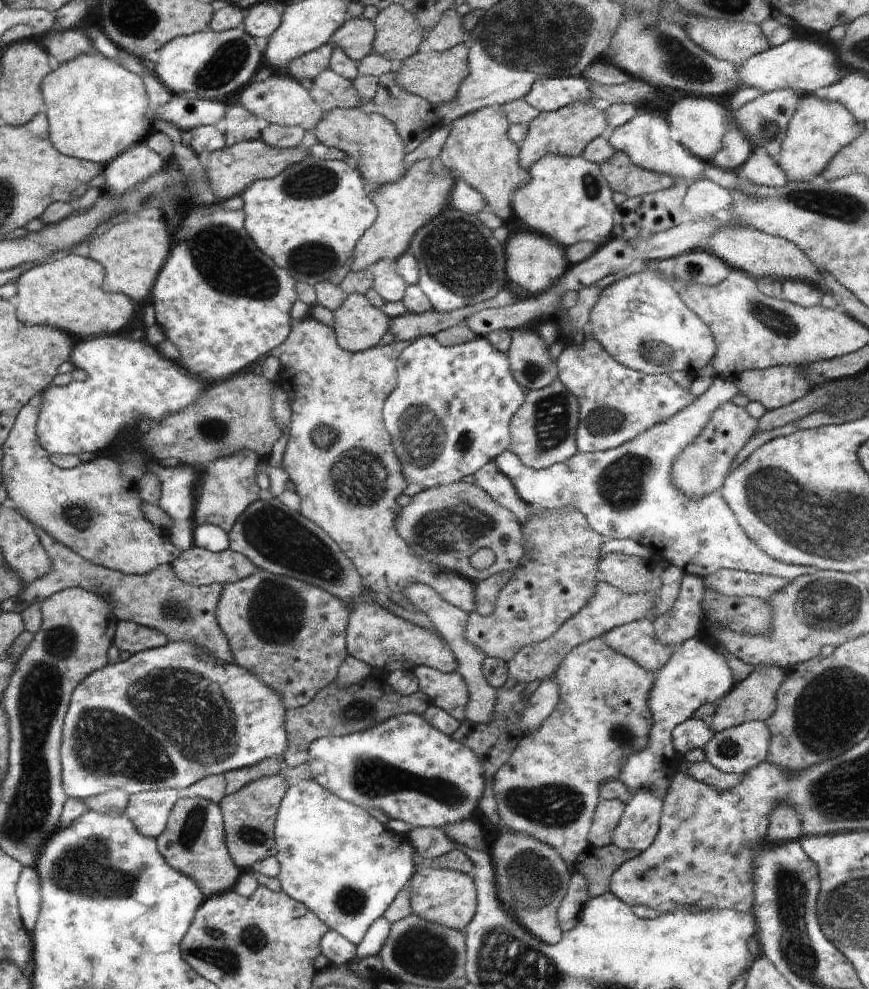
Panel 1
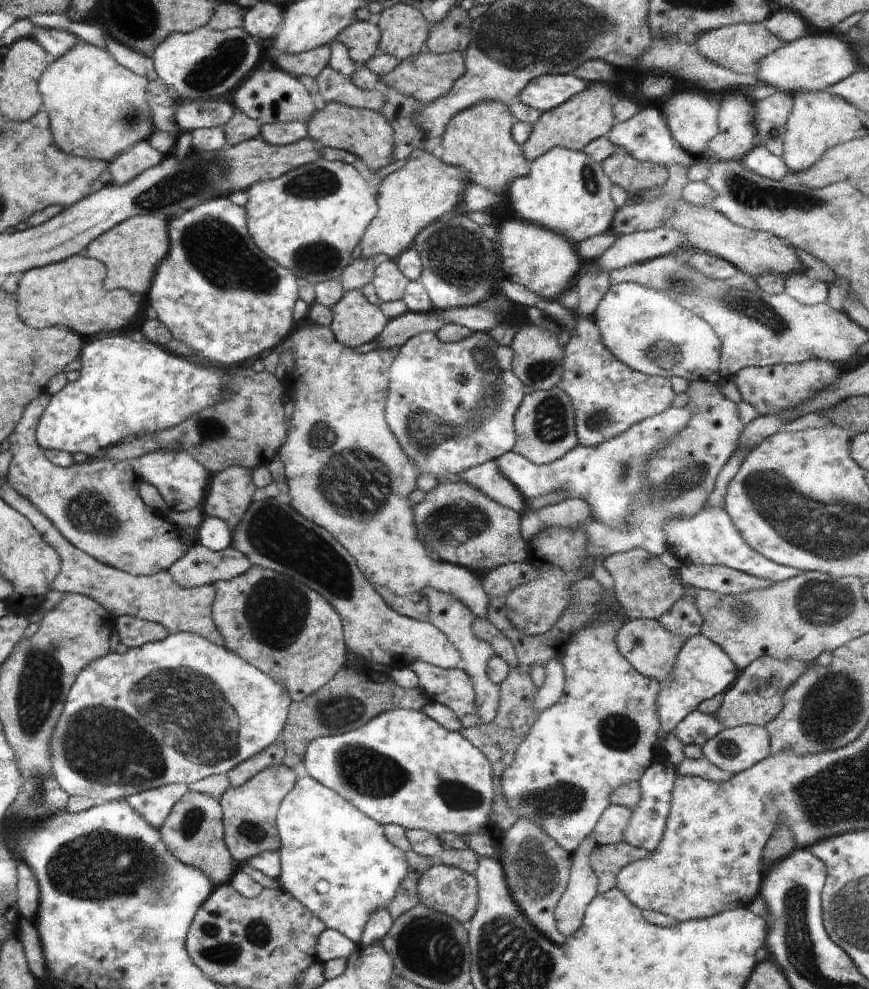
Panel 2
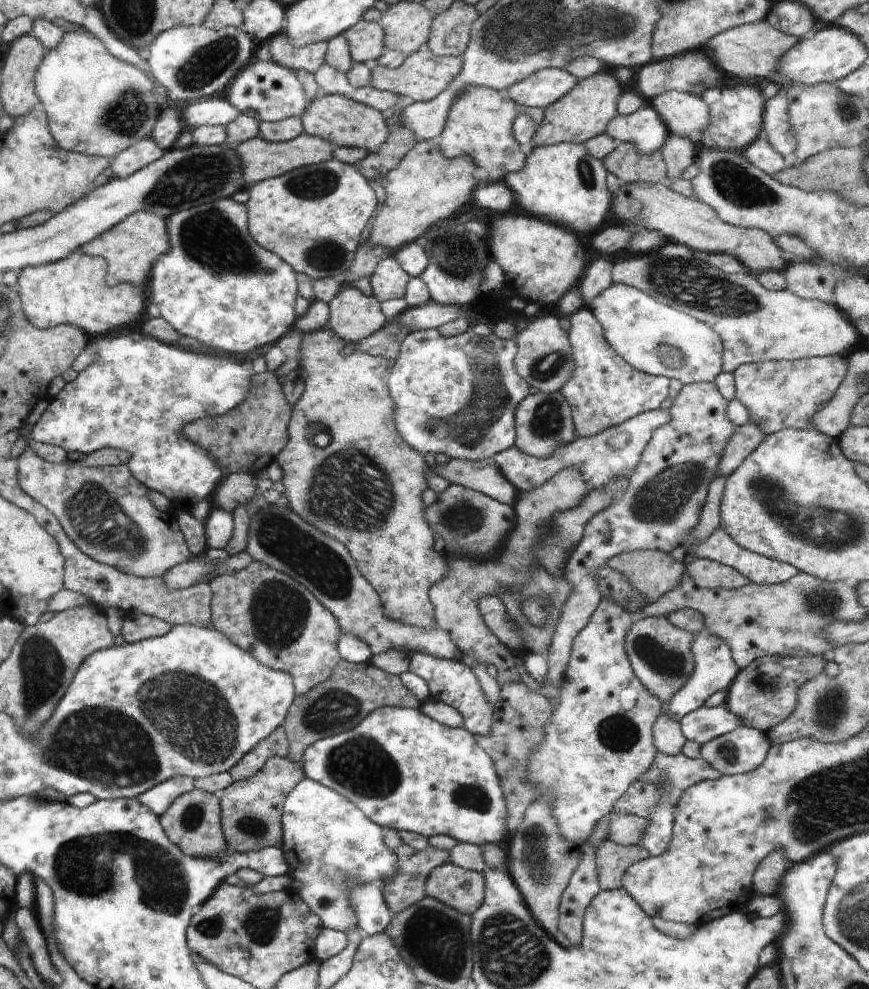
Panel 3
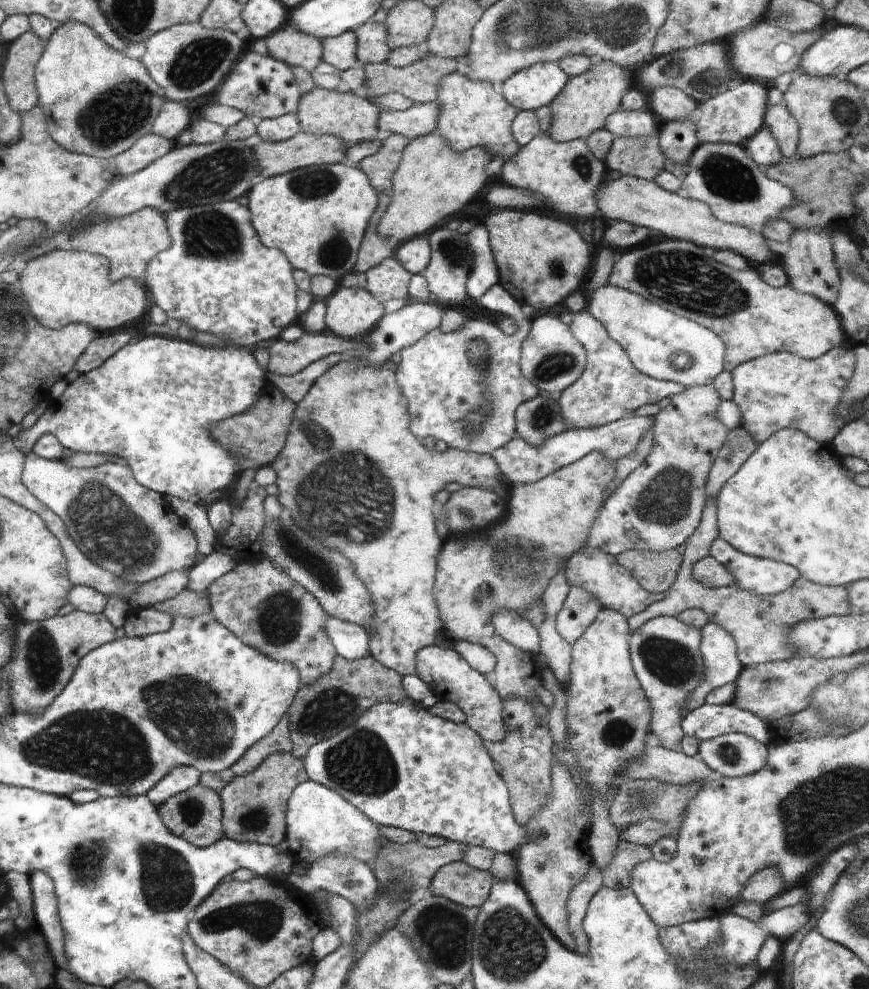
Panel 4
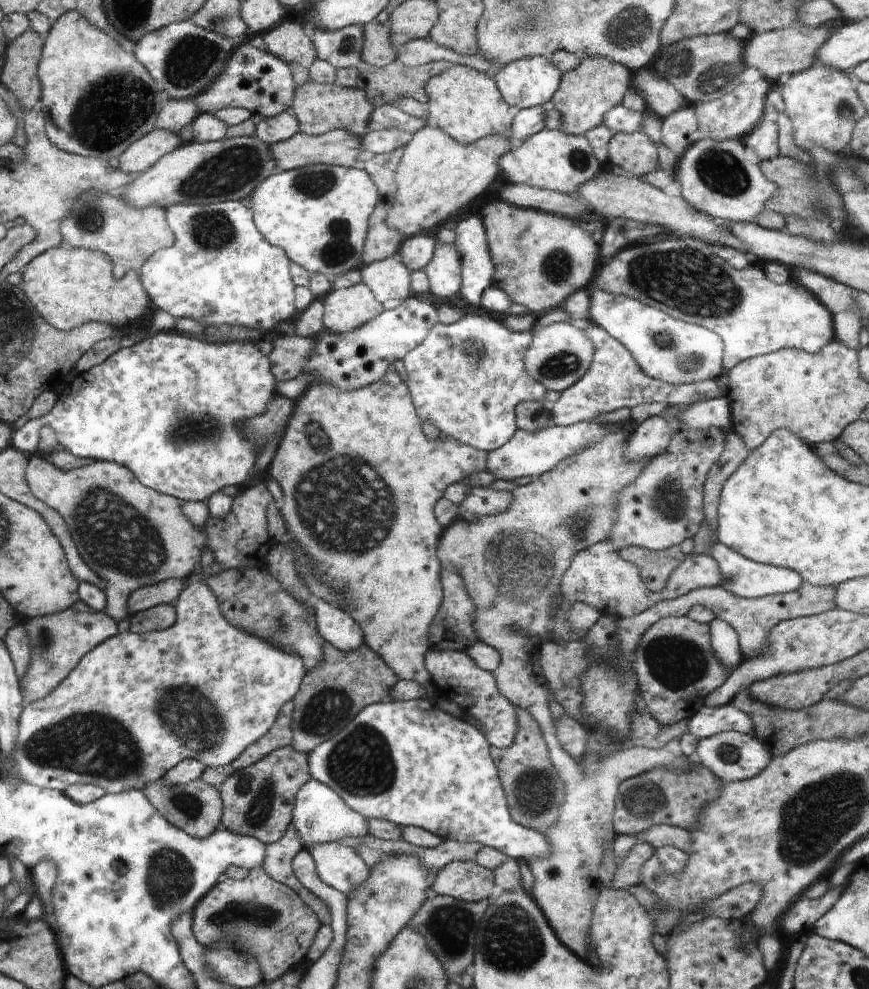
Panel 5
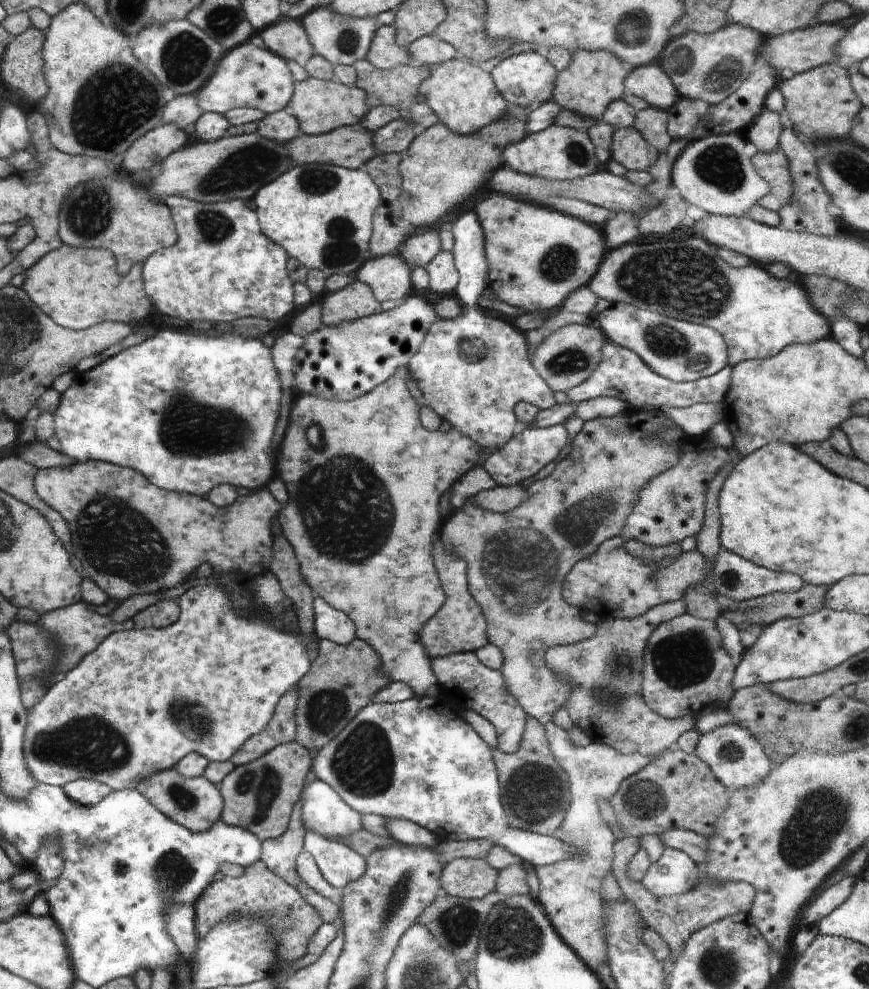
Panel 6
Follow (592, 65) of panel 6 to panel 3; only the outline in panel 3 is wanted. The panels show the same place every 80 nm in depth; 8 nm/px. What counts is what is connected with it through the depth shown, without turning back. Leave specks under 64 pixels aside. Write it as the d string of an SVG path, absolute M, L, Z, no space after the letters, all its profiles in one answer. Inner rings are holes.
M608 68L579 80L566 95L545 108L543 123L533 138L533 148L538 145L585 143L589 138L604 133L606 125L617 115L619 96L624 89L625 86L615 77L614 71Z

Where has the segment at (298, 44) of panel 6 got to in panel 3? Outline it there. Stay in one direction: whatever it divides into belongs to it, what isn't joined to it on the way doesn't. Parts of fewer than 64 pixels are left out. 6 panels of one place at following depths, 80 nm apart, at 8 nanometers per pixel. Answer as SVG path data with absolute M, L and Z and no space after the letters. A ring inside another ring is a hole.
M284 34L270 38L266 44L269 47L272 60L294 72L307 70L314 74L325 62L328 52L327 41L298 47L290 44Z

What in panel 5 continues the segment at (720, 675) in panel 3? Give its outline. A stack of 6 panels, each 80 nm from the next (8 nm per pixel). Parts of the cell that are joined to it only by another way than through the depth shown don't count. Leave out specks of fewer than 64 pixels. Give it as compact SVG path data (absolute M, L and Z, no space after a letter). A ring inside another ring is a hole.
M714 618L708 626L714 654L719 658L719 663L732 672L744 659L739 647L739 636L730 624L720 619Z

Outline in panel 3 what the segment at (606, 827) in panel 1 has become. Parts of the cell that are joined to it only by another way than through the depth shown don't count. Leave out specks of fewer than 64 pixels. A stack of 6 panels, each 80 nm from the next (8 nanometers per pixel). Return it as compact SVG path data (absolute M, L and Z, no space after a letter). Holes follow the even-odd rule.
M610 812L607 840L621 845L638 845L647 826L647 818Z

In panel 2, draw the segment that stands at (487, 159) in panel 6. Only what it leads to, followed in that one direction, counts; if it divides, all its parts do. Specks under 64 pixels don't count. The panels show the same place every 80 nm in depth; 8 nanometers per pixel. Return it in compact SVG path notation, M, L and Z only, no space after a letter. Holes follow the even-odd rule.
M421 147L412 151L402 168L387 176L380 176L376 182L380 210L359 244L362 258L384 255L396 260L402 251L413 246L419 233L430 223L456 208L466 186L457 166L446 164Z

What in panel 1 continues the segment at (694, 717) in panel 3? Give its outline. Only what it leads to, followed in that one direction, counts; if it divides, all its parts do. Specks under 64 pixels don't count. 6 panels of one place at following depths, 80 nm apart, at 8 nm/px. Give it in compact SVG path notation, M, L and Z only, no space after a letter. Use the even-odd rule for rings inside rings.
M690 717L674 727L672 731L673 747L685 755L690 749L703 749L714 735L715 732L709 723L702 719Z

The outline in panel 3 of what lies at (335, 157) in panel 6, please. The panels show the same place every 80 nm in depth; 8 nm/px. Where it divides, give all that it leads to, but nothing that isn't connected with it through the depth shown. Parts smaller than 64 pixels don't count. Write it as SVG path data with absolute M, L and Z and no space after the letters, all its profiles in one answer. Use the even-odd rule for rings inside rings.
M302 132L296 138L283 143L273 143L258 136L243 142L235 149L243 162L245 182L249 187L258 181L276 178L287 172L293 171L294 169L309 167L316 163L329 161L333 158L334 154L336 154L337 147L338 146L334 143L331 143L322 137Z

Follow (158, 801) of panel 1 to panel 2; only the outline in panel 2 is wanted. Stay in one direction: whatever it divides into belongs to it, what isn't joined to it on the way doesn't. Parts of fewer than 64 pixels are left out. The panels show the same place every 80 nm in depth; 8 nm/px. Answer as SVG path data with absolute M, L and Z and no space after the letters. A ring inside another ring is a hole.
M170 783L130 795L125 799L136 812L159 829L173 807L190 791L187 786L186 783Z

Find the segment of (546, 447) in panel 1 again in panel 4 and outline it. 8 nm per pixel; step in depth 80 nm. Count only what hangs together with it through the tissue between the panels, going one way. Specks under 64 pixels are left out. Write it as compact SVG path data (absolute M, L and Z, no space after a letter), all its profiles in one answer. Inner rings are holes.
M538 395L518 405L515 410L515 430L530 444L539 445L544 438L568 429L559 410L559 401Z

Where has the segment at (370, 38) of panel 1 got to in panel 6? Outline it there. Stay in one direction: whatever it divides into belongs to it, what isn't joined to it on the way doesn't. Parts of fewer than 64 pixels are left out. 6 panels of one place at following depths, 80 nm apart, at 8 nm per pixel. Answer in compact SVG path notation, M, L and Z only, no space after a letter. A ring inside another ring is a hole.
M380 25L367 59L379 69L390 70L398 65L414 64L412 53L398 44L397 30L390 25Z

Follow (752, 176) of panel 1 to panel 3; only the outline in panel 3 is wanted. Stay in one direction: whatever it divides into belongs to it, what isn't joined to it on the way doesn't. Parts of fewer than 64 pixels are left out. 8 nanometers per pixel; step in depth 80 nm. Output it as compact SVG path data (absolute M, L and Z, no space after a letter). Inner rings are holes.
M763 134L756 137L756 140L744 148L742 153L754 166L771 177L786 166L784 157L768 142Z

